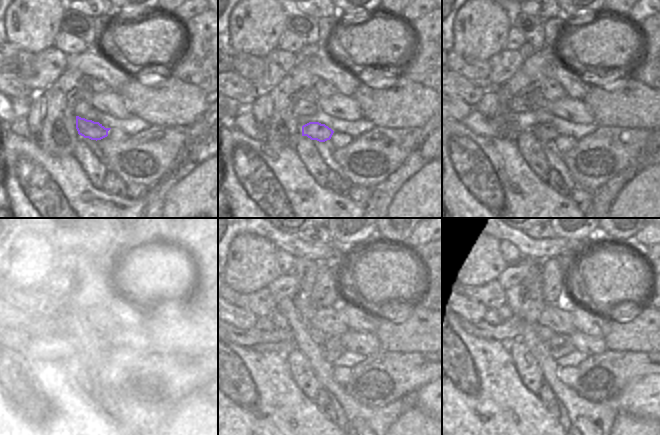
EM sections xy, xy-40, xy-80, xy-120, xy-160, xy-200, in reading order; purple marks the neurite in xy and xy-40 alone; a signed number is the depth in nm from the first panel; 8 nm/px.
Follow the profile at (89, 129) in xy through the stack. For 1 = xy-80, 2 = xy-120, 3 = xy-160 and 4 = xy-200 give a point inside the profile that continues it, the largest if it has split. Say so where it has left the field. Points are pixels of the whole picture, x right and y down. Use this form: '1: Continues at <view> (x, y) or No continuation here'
1: Continues at xy-80 (544, 132)
2: Continues at xy-120 (100, 351)
3: Continues at xy-160 (332, 348)
4: Continues at xy-200 (559, 345).

